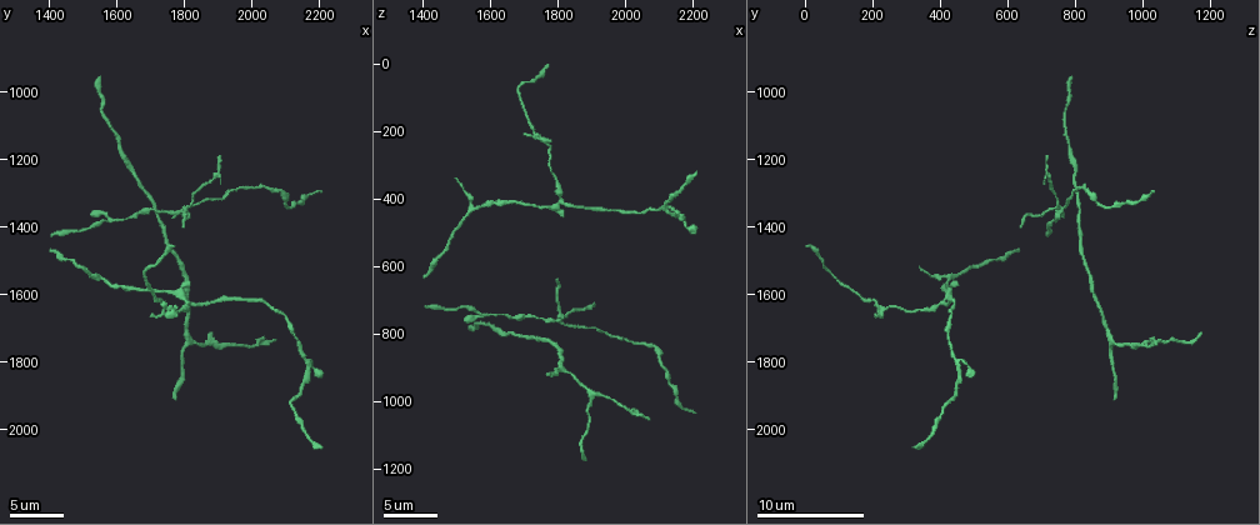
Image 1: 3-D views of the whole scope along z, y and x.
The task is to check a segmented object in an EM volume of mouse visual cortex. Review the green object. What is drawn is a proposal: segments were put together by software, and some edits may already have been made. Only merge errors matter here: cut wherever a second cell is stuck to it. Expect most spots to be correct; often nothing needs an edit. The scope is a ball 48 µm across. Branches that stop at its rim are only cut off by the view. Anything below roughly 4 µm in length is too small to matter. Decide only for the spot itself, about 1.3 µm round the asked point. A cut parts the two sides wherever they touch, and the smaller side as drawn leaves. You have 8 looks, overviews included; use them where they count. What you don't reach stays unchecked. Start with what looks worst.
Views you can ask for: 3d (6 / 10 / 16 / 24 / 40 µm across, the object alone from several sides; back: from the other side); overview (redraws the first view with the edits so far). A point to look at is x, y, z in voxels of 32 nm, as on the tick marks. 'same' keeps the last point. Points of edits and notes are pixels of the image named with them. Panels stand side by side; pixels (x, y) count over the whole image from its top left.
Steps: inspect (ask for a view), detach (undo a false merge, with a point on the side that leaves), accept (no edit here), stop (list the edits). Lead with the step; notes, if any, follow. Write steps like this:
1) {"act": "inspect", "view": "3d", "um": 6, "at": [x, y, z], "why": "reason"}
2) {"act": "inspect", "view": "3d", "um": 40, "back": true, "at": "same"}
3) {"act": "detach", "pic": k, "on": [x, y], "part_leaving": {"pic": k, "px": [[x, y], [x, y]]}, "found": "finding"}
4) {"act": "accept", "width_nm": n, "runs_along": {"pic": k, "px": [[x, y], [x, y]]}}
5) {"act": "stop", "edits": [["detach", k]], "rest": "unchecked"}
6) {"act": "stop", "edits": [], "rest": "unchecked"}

{"act": "inspect", "view": "3d", "um": 16, "at": [1810, 1620, 410], "why": "a fork"}

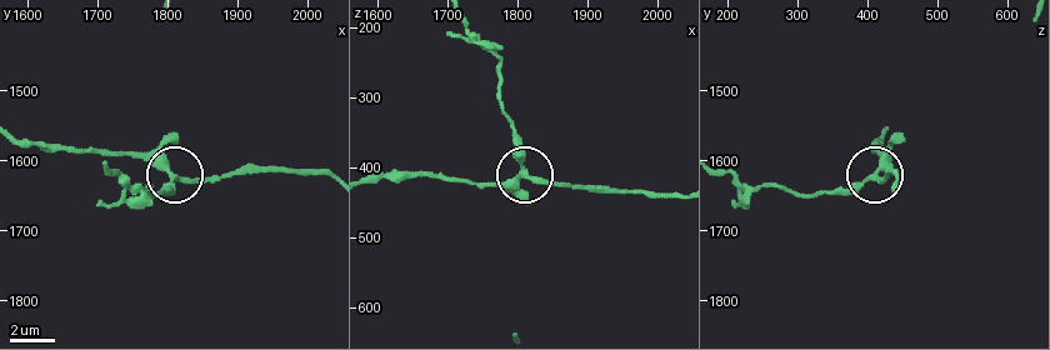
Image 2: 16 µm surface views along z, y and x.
{"act": "inspect", "view": "3d", "um": 6, "at": [1810, 1620, 405]}

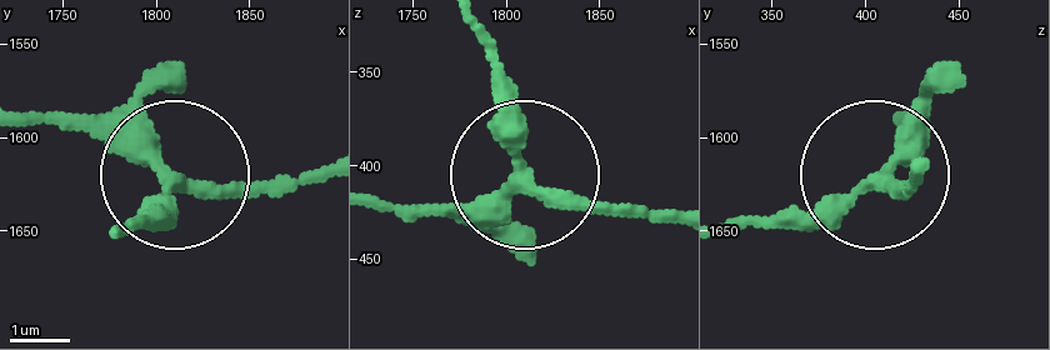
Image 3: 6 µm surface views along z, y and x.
{"act": "accept", "arms": 3, "found": "all the same cell"}

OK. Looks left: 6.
{"act": "inspect", "view": "3d", "um": 16, "at": [1570, 1380, 750], "why": "small branch off a trunk"}

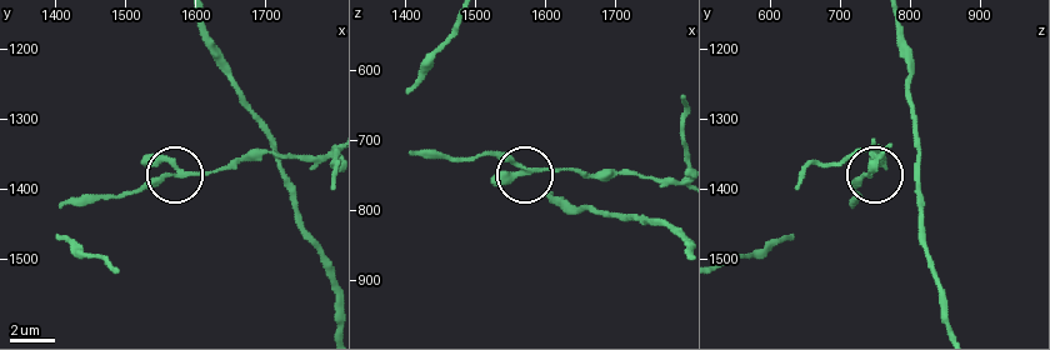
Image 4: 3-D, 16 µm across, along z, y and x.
{"act": "inspect", "view": "3d", "um": 16, "back": true, "at": [1580, 1380, 740]}

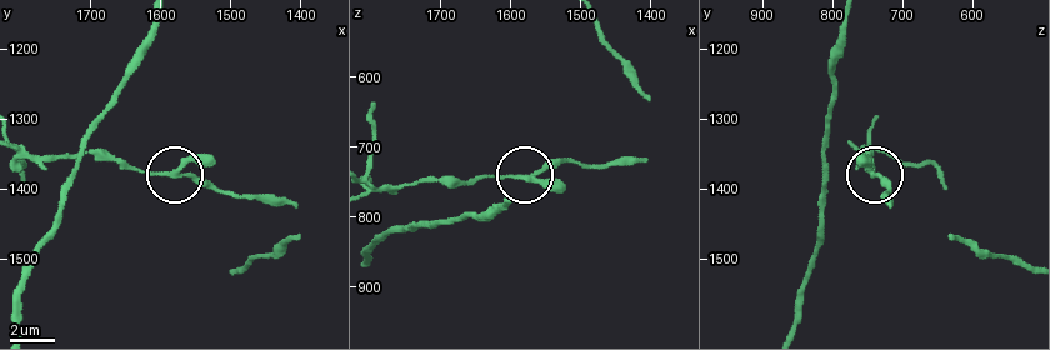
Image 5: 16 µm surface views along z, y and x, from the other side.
{"act": "accept", "arms": 3, "found": "all the same cell"}

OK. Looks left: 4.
{"act": "inspect", "view": "3d", "um": 10, "at": [1810, 1740, 900], "why": "branch point"}

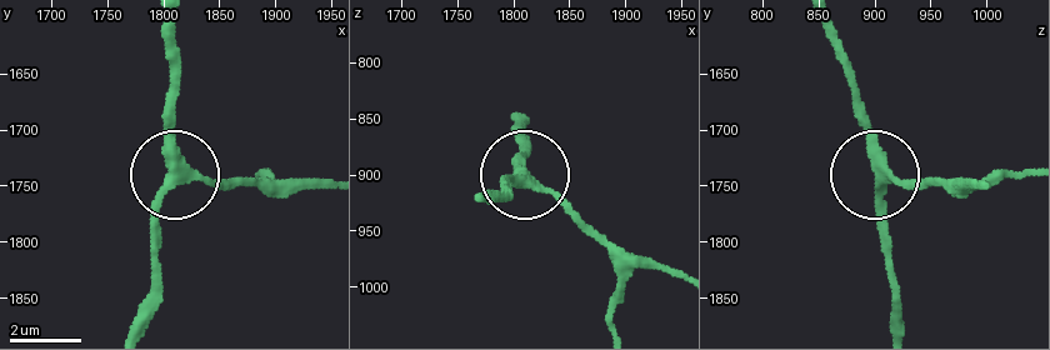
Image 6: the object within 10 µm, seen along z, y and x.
{"act": "accept", "width_nm": 300, "runs_along": {"pic": 6, "px": [[824, 24], [875, 176], [884, 264]]}, "found": "all the same cell"}

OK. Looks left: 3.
{"act": "inspect", "view": "3d", "um": 6, "at": [1560, 1560, 430], "why": "three arms meet"}

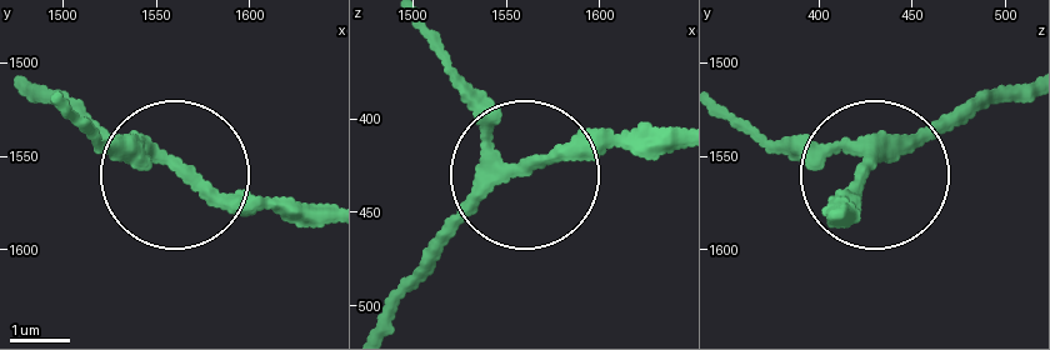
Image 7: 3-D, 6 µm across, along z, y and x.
{"act": "inspect", "view": "3d", "um": 6, "back": true, "at": [1566, 1558, 422]}

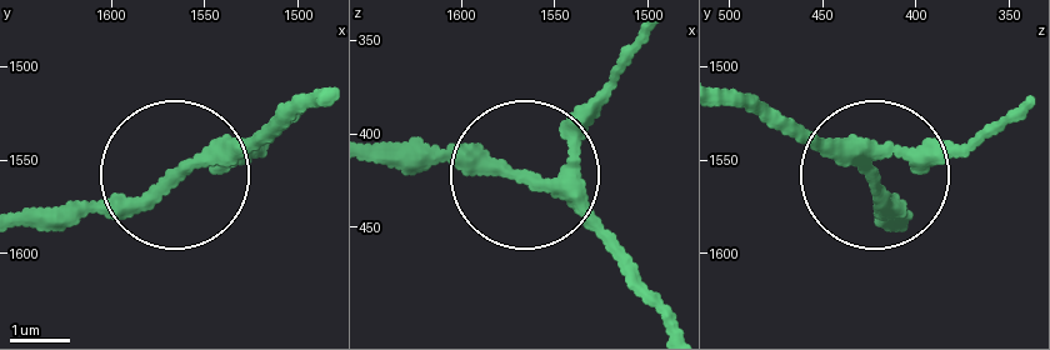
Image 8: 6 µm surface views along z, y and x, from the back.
{"act": "accept", "runs_along": {"pic": 8, "px": [[729, 95], [873, 170], [893, 229]]}, "found": "one cell here"}

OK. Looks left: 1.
{"act": "stop", "edits": [], "rest": "unchecked"}

